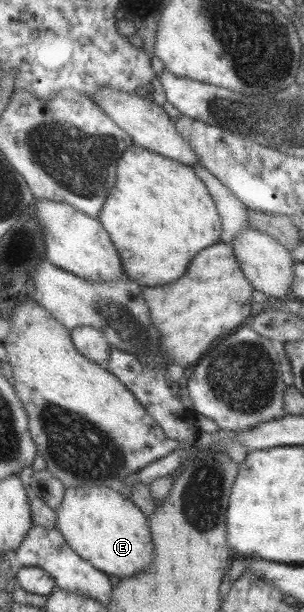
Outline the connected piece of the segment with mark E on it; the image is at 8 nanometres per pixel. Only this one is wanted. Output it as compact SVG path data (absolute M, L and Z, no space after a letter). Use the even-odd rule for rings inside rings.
M66 487L63 502L55 511L56 529L70 549L98 571L130 577L146 571L152 563L154 544L146 517L130 499L106 487Z

